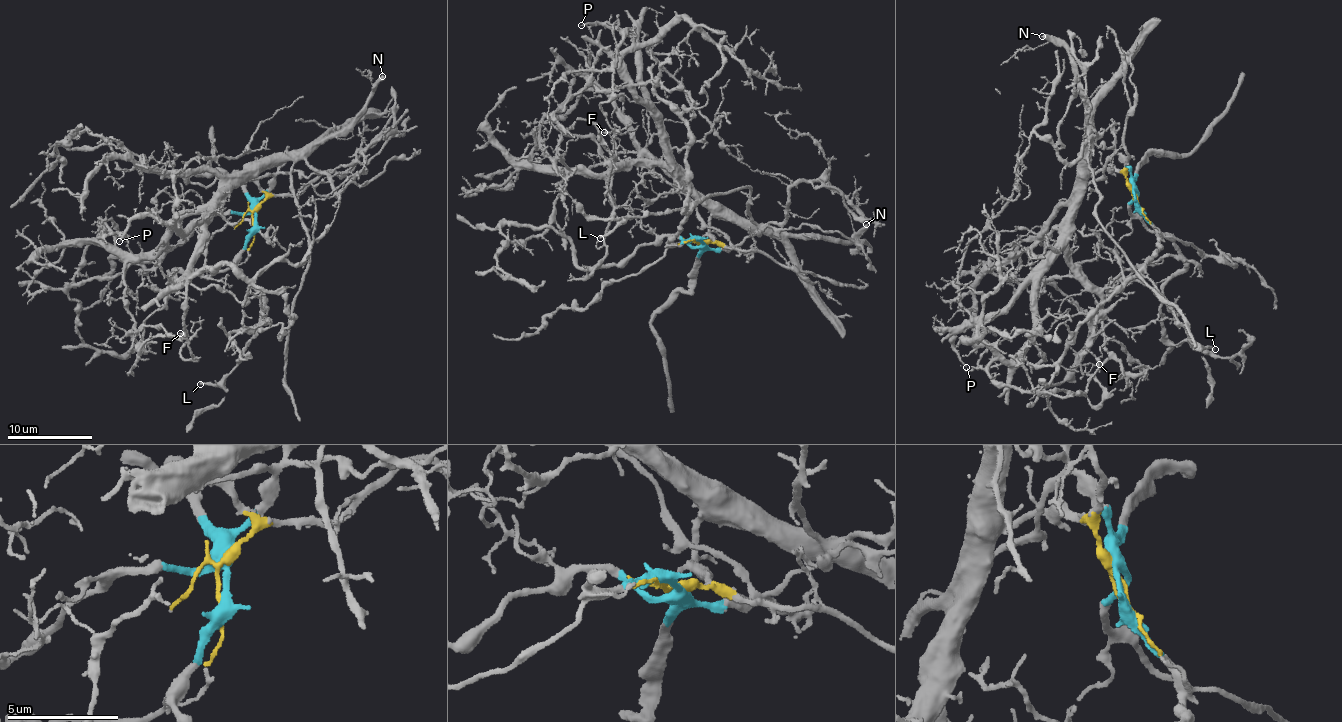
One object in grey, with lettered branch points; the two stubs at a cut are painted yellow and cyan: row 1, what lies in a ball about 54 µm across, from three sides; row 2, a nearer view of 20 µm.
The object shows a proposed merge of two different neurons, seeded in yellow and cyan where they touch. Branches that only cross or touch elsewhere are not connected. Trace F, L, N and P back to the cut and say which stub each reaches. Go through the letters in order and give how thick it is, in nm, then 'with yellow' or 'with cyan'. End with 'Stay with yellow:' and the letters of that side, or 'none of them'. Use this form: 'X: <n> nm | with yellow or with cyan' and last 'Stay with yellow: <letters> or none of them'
F: 130 nm | with yellow
L: 190 nm | with cyan
N: 400 nm | with yellow
P: 170 nm | with yellow
Stay with yellow: F, N, P

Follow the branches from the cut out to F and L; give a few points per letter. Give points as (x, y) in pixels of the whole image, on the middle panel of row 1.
F: (698, 242), (718, 241), (710, 211), (635, 90), (623, 59), (631, 29), (600, 105), (612, 129), (603, 133)
L: (700, 242), (696, 236), (670, 242), (667, 237), (687, 212), (683, 206), (631, 217), (600, 239)

